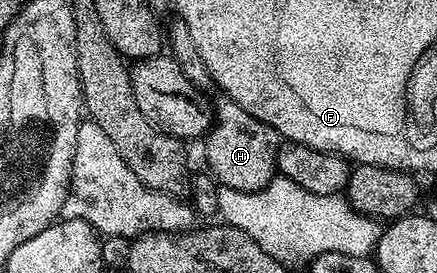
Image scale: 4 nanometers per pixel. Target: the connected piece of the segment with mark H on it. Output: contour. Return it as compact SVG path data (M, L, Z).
M220 100L220 103L215 103L214 121L204 144L208 166L220 186L229 186L235 190L260 190L277 173L276 154L282 145L280 135L272 126L250 116L236 102Z

